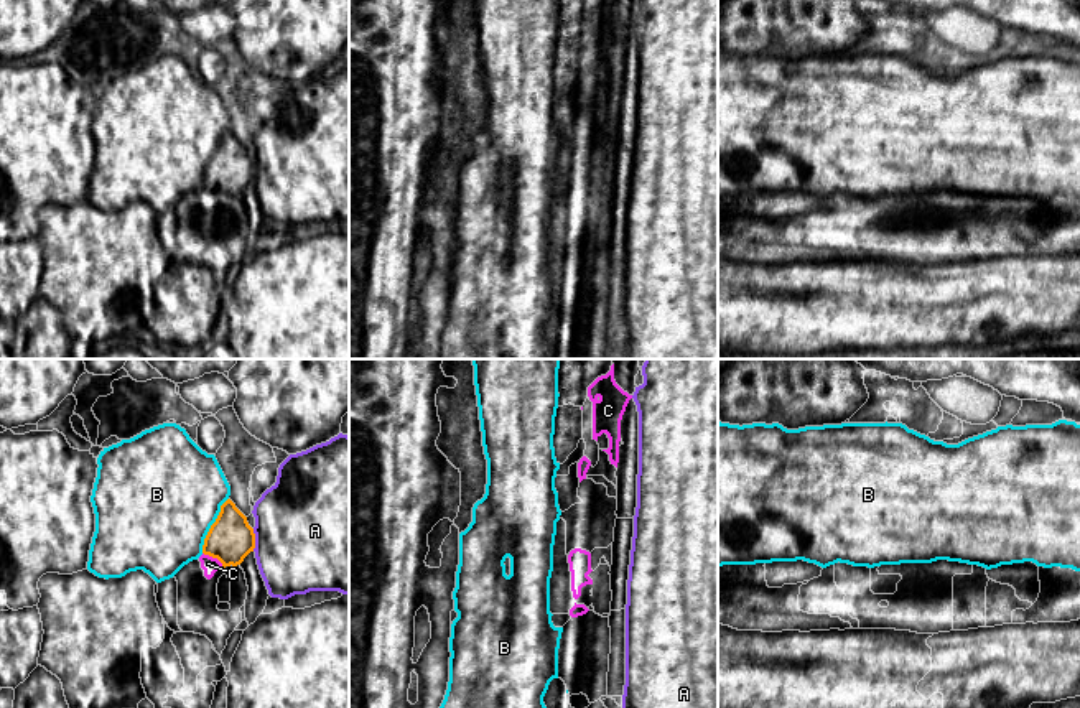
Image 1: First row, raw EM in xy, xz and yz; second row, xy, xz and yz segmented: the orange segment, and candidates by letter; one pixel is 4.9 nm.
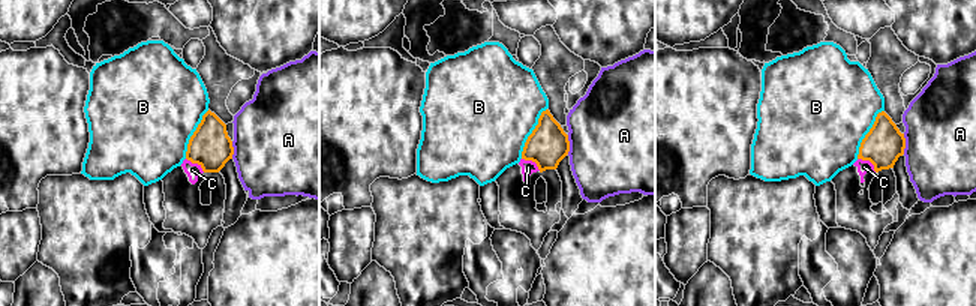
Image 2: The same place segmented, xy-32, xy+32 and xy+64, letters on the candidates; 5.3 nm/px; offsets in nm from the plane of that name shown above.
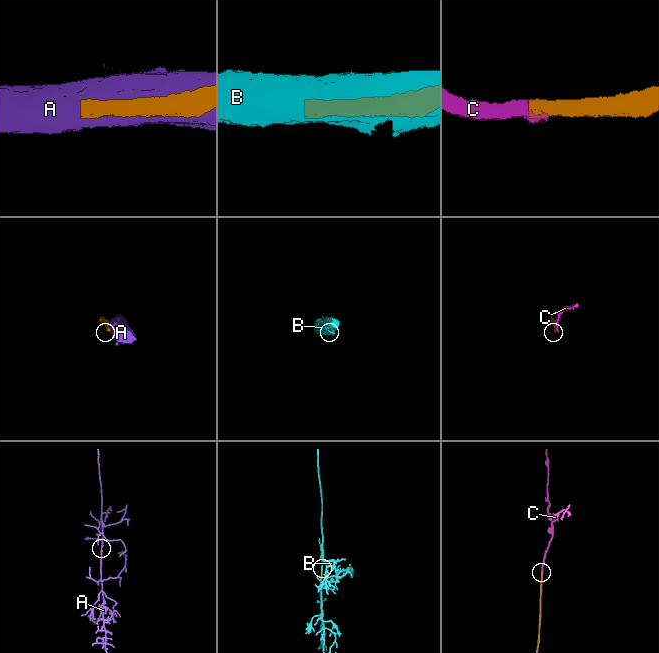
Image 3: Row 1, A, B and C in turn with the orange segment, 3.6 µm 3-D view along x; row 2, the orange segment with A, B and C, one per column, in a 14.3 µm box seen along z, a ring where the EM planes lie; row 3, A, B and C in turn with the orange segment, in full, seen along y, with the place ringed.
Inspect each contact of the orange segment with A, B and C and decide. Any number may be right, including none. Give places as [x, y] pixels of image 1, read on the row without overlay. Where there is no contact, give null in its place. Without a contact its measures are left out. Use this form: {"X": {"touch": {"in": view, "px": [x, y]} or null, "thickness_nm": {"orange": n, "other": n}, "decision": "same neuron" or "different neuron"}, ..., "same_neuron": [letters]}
{"A": {"touch": {"in": "xy", "px": [254, 172]}, "thickness_nm": {"orange": 220, "other": 500}, "decision": "different neuron"}, "B": {"touch": {"in": "xy", "px": [211, 157]}, "thickness_nm": {"orange": 220, "other": 500}, "decision": "different neuron"}, "C": {"touch": {"in": "xy", "px": [214, 188]}, "thickness_nm": {"orange": 220, "other": 80}, "decision": "same neuron"}, "same_neuron": ["C"]}

